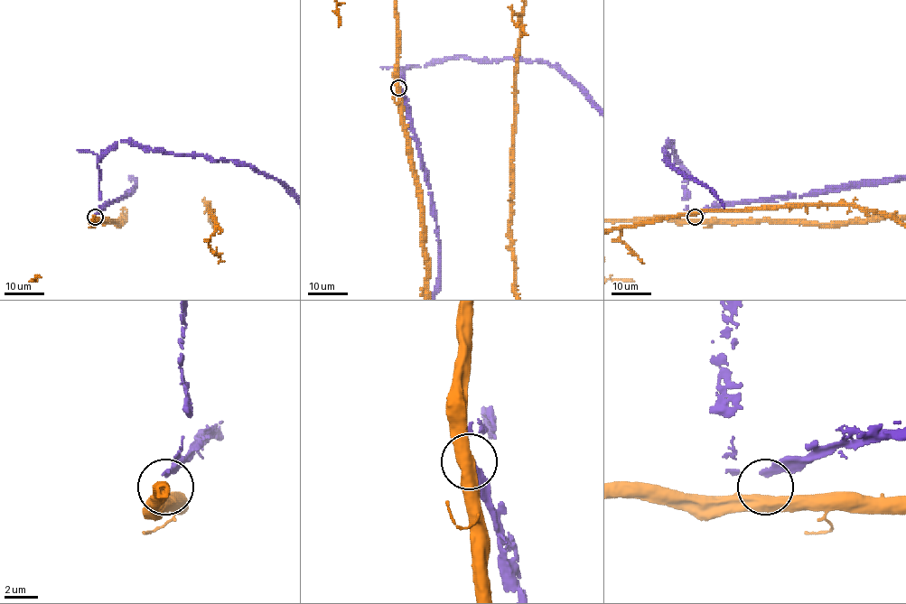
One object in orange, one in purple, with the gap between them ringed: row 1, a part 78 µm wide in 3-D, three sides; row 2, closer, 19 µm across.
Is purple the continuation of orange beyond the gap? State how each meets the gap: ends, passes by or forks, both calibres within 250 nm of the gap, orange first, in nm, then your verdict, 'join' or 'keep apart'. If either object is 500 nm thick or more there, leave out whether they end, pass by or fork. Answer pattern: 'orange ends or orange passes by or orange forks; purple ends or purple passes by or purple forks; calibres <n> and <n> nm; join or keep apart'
calibres 600 and 360 nm; keep apart

